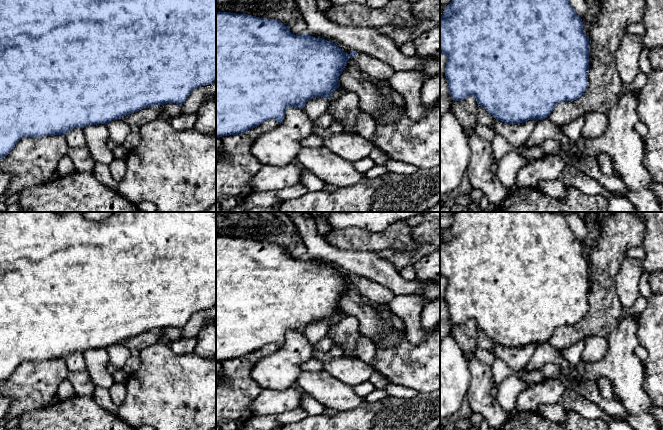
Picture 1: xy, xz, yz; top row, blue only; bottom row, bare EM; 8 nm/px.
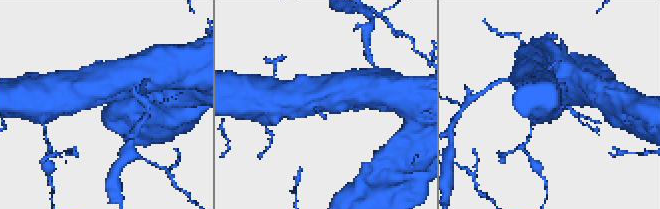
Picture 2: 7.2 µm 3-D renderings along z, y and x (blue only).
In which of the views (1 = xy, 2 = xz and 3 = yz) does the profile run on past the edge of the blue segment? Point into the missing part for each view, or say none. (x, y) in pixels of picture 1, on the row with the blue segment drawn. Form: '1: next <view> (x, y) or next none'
1: next none
2: next none
3: next none

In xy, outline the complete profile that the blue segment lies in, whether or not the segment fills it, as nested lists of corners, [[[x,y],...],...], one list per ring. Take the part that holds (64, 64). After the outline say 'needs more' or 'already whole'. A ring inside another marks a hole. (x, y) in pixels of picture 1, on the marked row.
[[[0,0],[0,159],[25,137],[65,135],[73,128],[112,120],[166,103],[181,105],[190,93],[216,82],[216,0]]] | already whole

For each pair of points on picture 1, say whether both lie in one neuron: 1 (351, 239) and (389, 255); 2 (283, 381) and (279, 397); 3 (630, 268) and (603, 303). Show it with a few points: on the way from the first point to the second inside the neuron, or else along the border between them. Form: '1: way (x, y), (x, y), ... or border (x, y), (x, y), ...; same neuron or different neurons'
1: border (404, 251), (384, 249), (377, 253); different neurons
2: border (295, 385), (285, 389), (263, 389); different neurons
3: border (620, 264), (615, 279), (615, 291), (623, 307); different neurons

